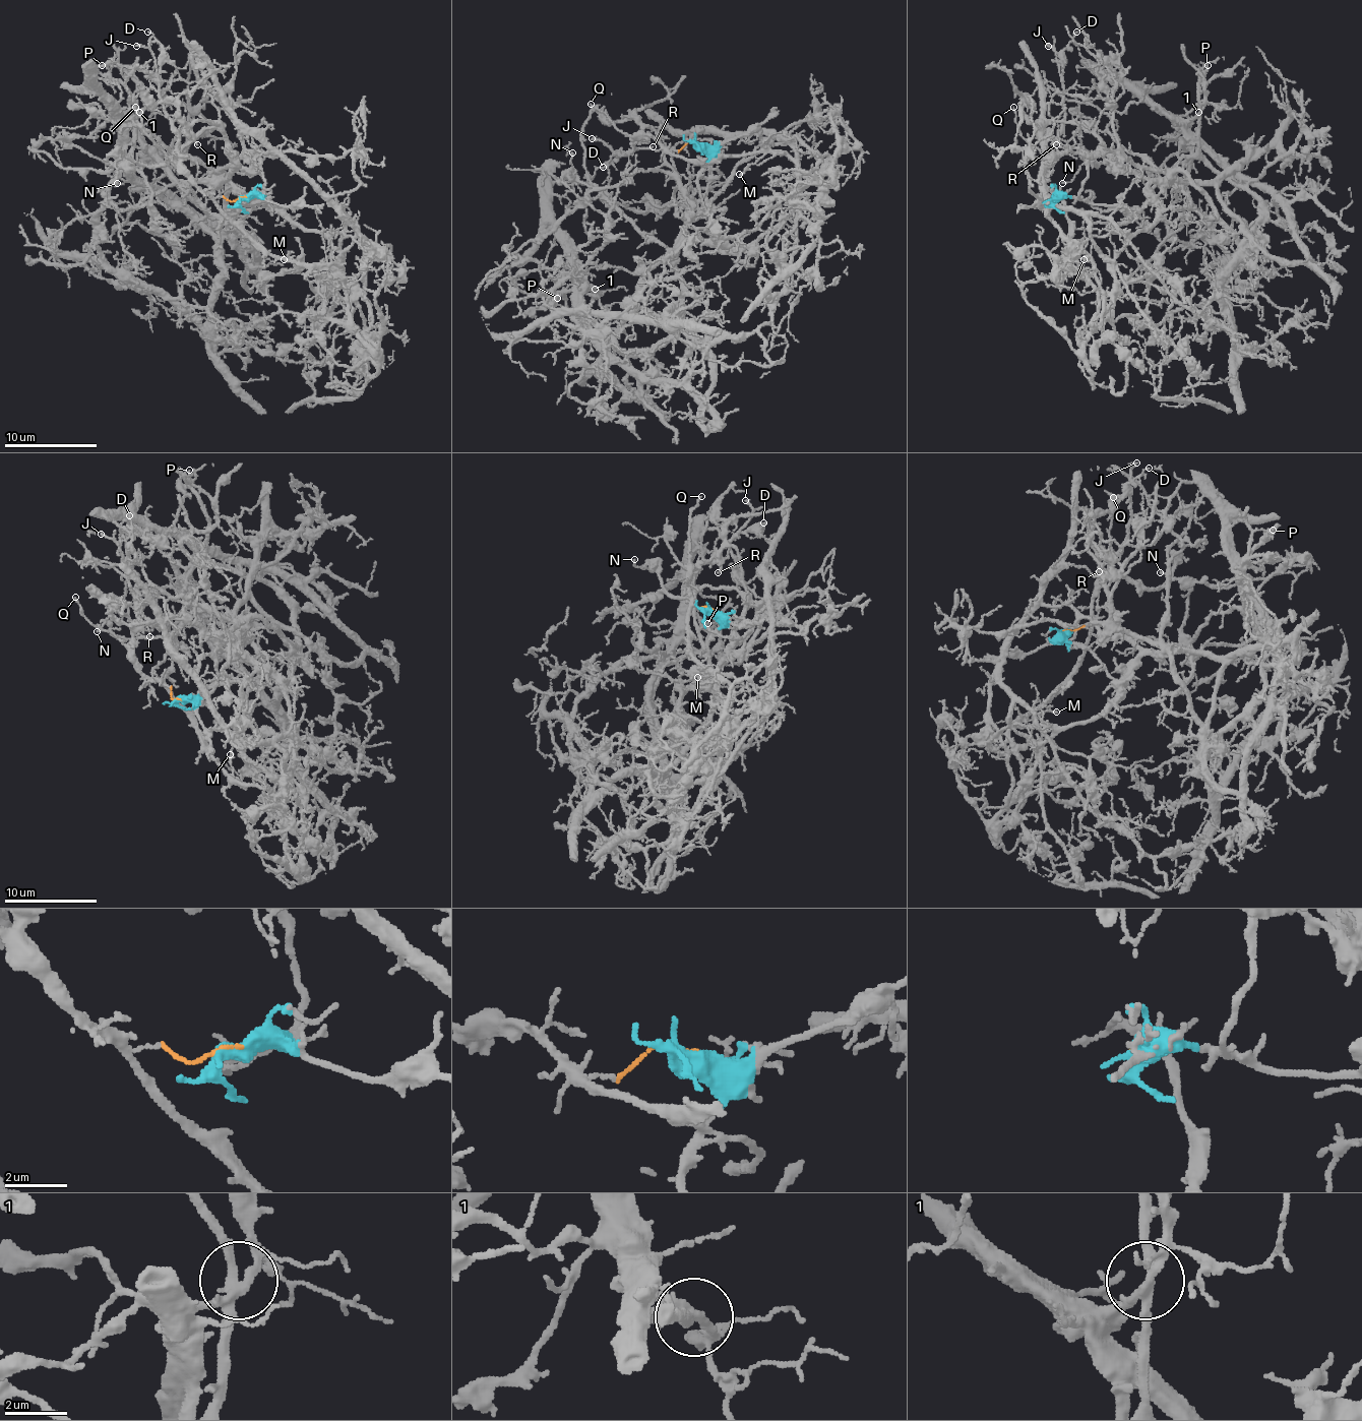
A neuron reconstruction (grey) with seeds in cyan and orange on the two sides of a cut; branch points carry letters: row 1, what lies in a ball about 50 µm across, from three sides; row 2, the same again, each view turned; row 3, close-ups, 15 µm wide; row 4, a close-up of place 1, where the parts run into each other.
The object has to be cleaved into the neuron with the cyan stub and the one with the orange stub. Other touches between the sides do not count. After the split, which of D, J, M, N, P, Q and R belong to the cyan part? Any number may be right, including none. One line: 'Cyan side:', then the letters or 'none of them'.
Cyan side: N, P

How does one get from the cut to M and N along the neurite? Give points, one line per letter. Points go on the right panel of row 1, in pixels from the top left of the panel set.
M: (1052, 196), (1052, 200), (1059, 196), (1068, 217), (1068, 251), (1063, 261), (1066, 267), (1077, 258), (1085, 258)
N: (1052, 198), (1075, 198), (1087, 160), (1121, 166), (1079, 129), (1079, 147), (1096, 164), (1089, 155), (1061, 182)

